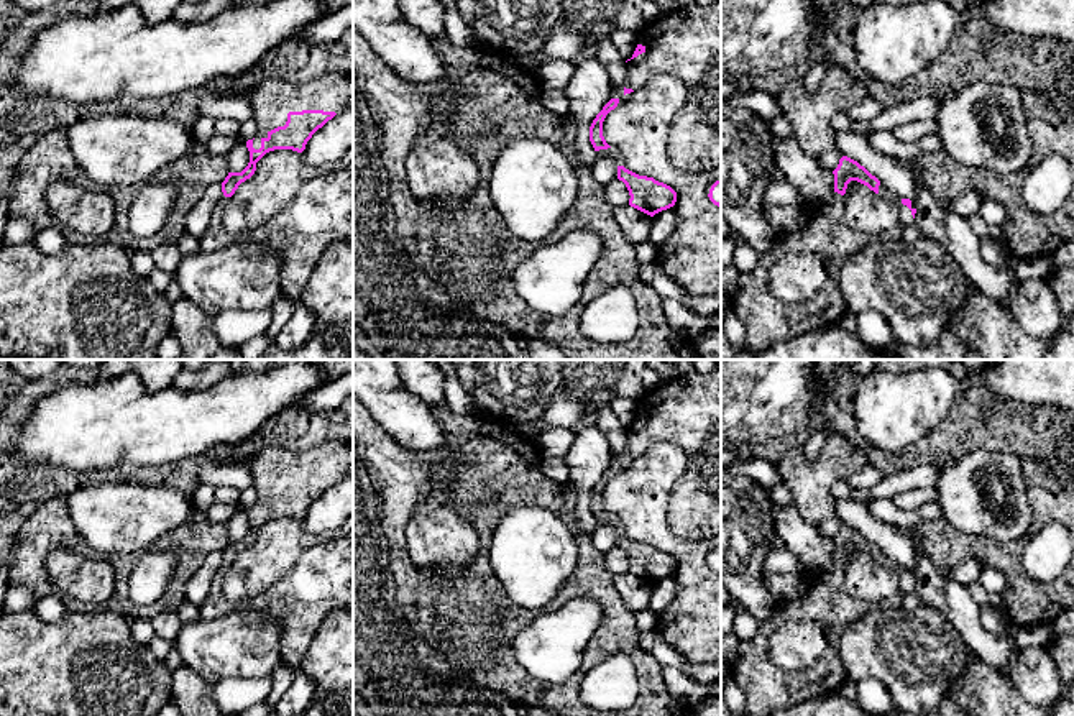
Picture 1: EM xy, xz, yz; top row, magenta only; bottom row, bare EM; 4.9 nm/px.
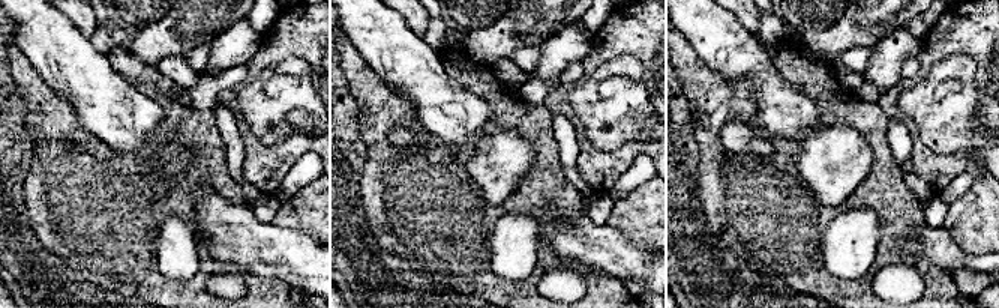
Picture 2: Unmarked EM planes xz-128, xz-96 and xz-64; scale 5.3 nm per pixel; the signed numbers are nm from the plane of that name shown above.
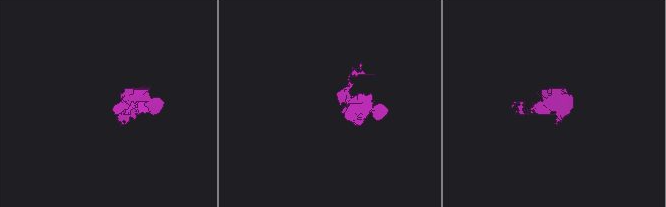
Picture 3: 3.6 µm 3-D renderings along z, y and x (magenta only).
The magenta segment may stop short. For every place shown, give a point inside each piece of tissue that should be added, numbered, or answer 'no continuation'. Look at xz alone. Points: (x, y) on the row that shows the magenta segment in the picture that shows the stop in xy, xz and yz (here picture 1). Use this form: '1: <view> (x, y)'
1: xz (687, 43)

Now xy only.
1: xy (273, 99)

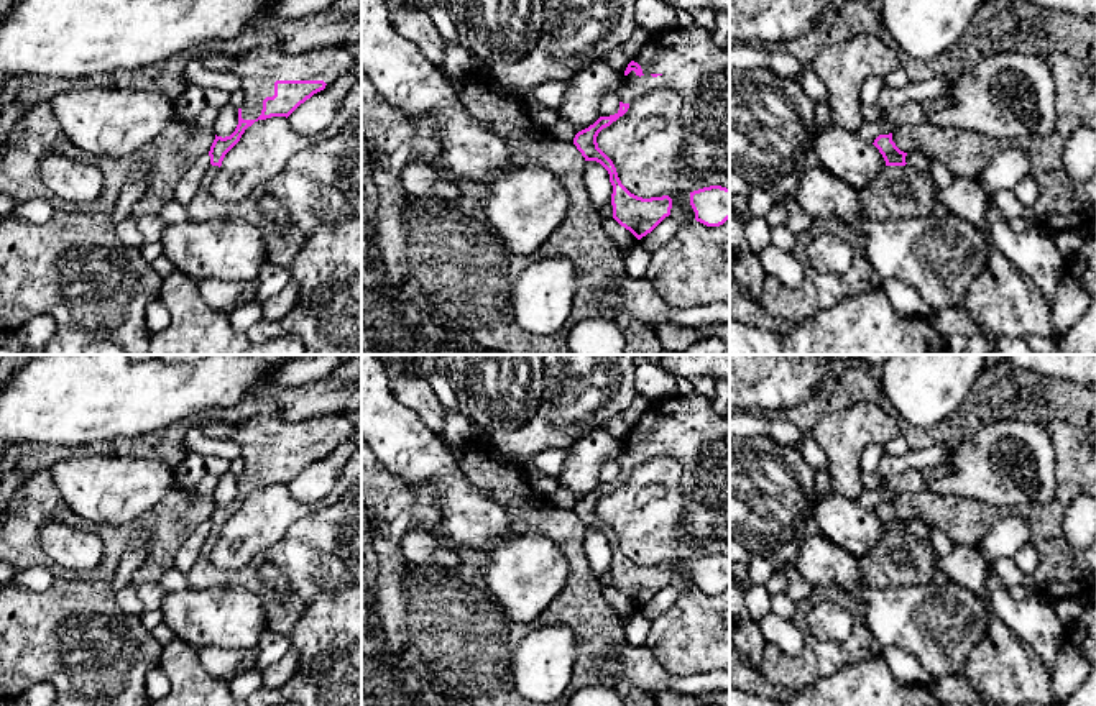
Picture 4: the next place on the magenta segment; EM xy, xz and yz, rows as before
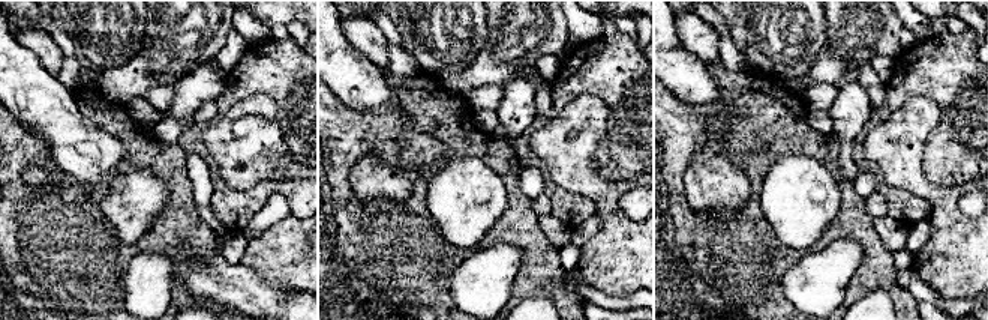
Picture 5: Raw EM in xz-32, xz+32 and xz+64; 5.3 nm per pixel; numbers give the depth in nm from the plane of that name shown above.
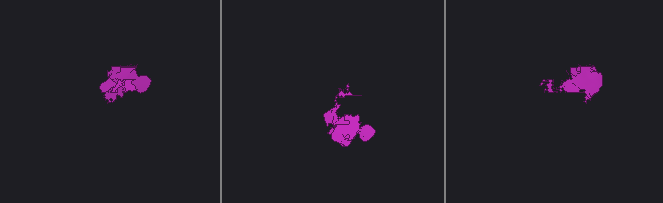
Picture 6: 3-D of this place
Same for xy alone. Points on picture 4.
1: xy (258, 69)

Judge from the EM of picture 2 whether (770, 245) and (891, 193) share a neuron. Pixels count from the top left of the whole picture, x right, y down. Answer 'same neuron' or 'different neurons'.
same neuron

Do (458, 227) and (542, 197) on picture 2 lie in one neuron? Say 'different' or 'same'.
same

